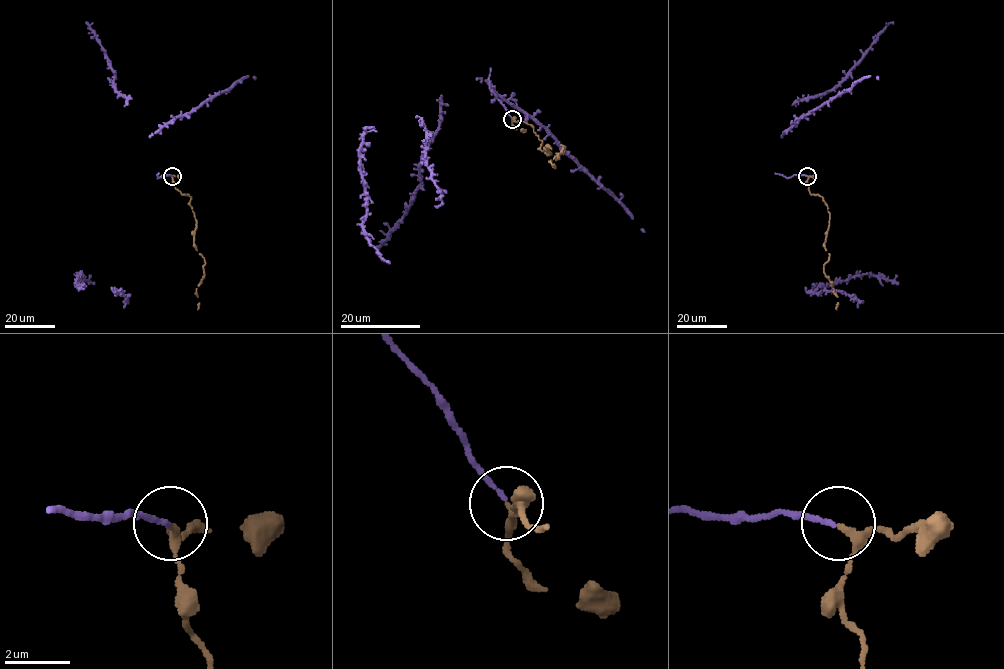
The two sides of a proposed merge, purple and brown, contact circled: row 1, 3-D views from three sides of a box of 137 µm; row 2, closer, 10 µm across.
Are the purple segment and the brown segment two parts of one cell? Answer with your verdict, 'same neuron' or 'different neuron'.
same neuron

